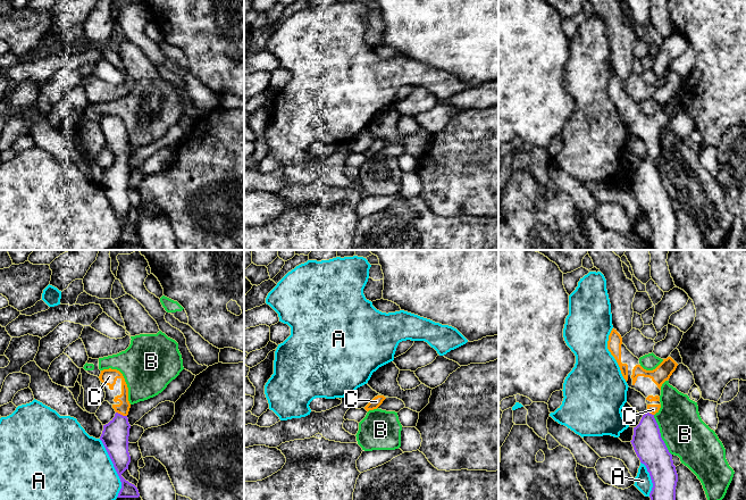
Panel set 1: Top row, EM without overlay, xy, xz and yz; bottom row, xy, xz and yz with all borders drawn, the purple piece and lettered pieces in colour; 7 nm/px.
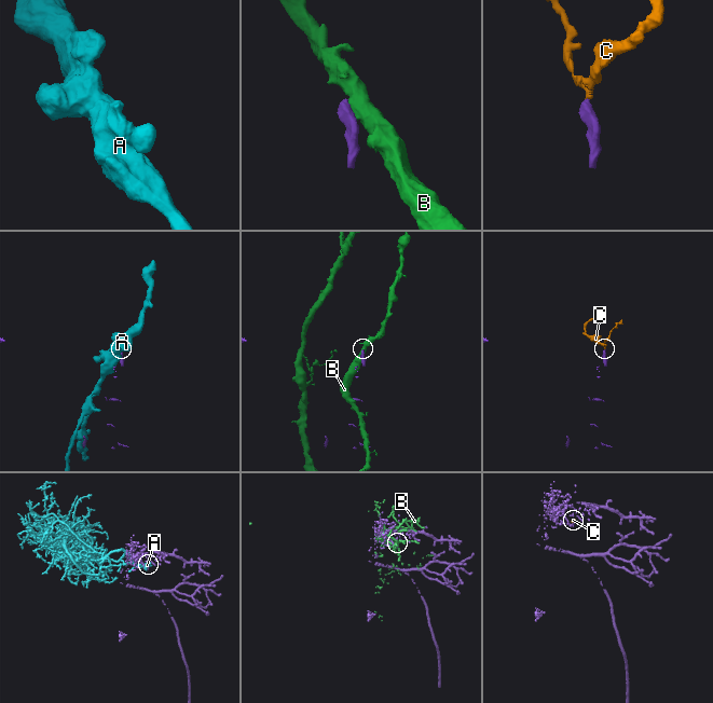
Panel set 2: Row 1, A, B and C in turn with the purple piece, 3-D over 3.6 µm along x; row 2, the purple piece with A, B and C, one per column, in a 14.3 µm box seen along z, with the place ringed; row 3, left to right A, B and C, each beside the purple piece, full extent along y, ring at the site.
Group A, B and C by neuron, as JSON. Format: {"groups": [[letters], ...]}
{"groups": [["A"], ["B"], ["C"]]}

